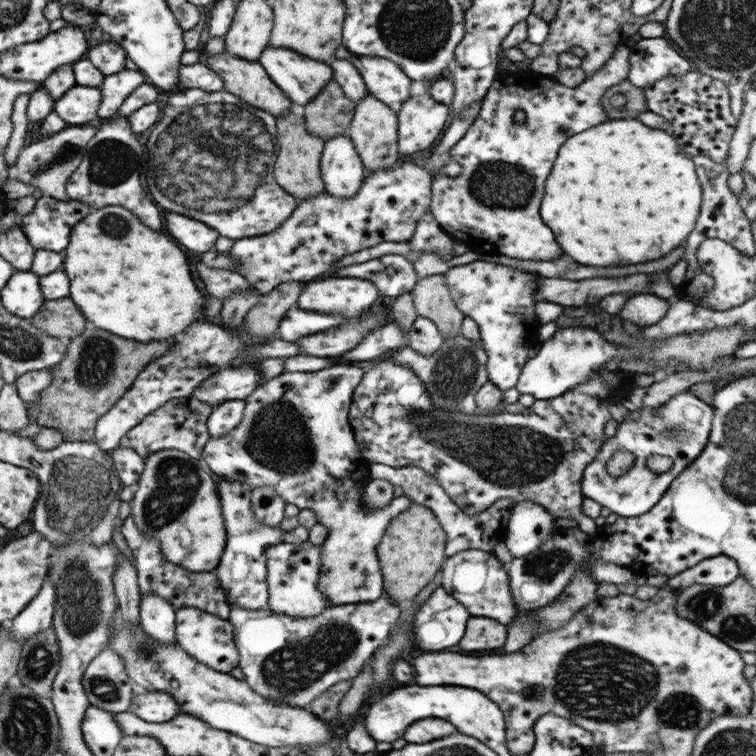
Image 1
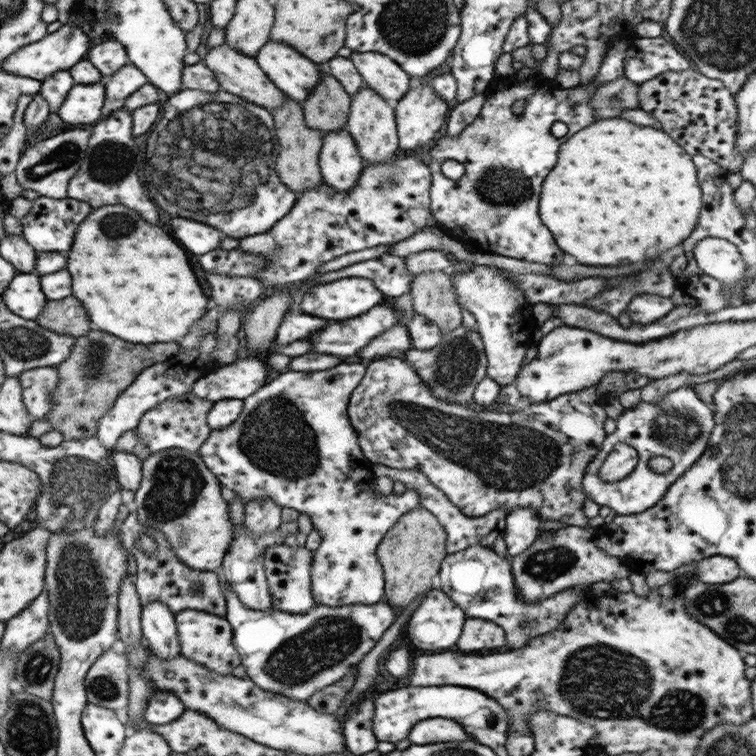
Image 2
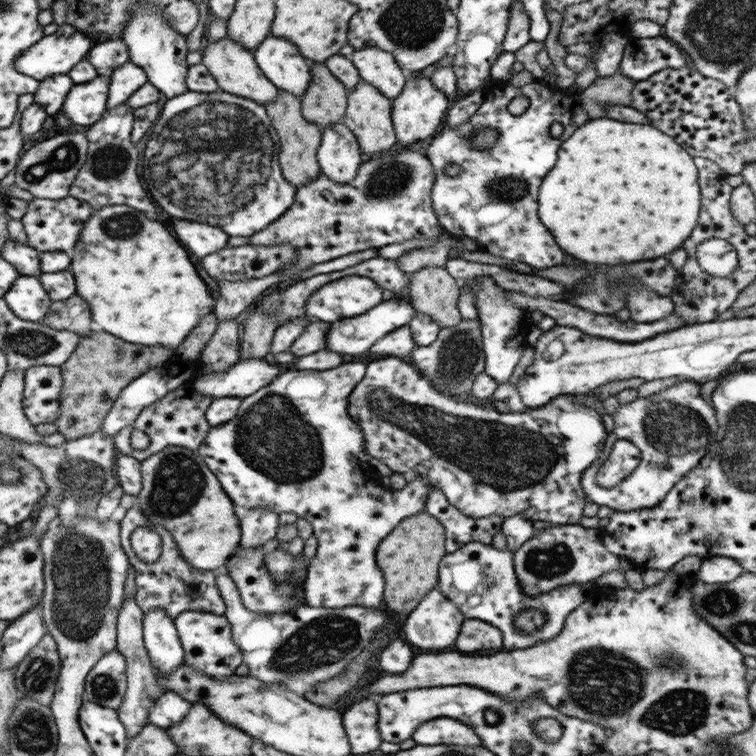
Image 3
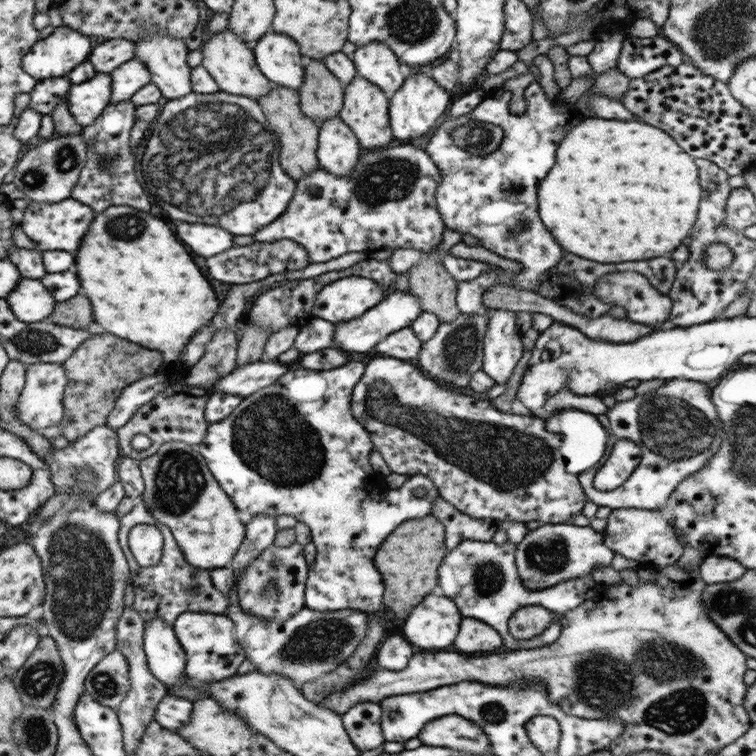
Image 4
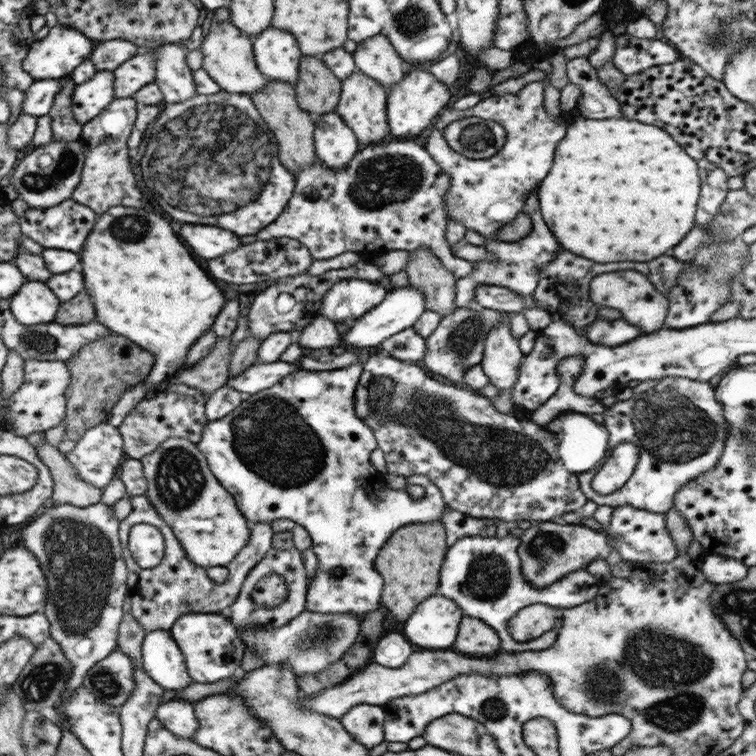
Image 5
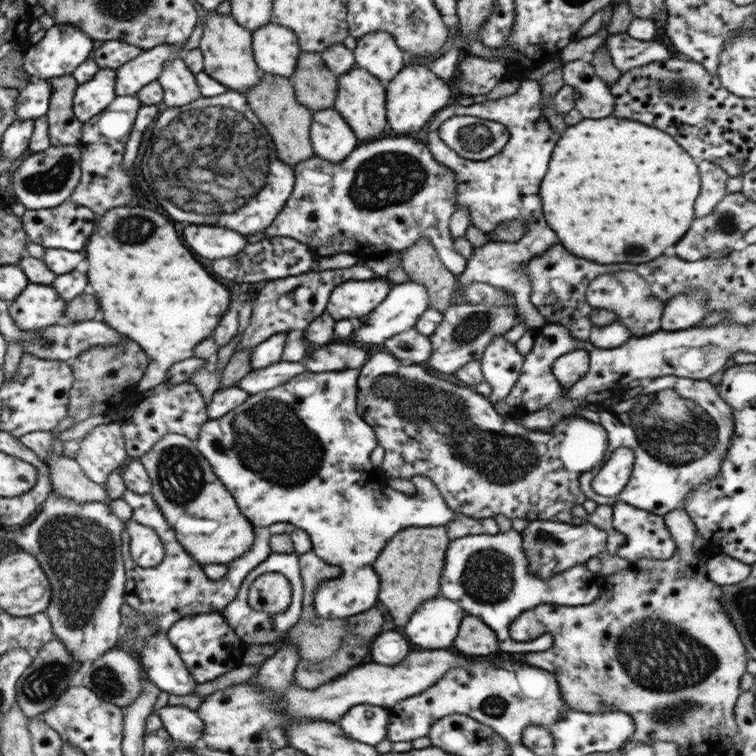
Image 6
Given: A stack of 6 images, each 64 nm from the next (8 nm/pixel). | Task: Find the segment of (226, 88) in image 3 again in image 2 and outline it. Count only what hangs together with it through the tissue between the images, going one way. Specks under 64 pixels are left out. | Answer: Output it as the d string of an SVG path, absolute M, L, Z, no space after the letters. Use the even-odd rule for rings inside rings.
M221 44L221 46L215 46L211 48L205 58L203 58L203 64L213 72L213 78L219 82L221 86L221 92L229 92L233 96L239 96L251 104L257 104L261 108L267 108L267 110L275 110L275 108L281 108L283 102L285 102L285 94L265 76L265 72L259 68L259 64L255 62L255 58L249 58L249 56L243 56L239 54L237 50L229 48L227 44Z

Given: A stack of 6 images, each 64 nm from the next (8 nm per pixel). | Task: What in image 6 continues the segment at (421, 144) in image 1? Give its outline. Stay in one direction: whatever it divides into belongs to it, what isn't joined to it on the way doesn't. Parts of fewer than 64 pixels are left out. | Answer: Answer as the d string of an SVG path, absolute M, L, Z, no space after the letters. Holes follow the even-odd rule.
M411 60L411 64L403 66L387 84L385 84L385 116L387 116L387 128L389 132L405 134L421 130L425 122L429 122L439 110L447 108L449 100L449 84L435 76L427 66L417 60Z

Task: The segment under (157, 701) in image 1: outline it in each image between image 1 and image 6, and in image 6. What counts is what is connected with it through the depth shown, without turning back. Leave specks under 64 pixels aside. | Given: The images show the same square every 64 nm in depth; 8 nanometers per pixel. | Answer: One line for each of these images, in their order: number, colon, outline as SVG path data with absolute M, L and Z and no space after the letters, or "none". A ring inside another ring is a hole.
2: M153 692L149 704L143 714L143 722L147 724L169 724L177 720L185 712L185 704L171 692Z
3: M163 692L163 696L159 696L159 700L153 704L149 712L149 724L167 730L171 724L179 724L189 710L191 704L187 700L183 700L175 692Z
4: M165 696L155 708L153 722L157 722L161 728L169 732L179 732L181 726L187 728L187 724L191 722L191 710L193 702L175 696Z
5: M177 700L175 702L165 702L159 704L155 718L163 724L163 730L167 730L169 734L175 734L175 738L183 738L183 740L193 740L193 734L197 732L197 718L195 718L195 710L189 702L185 700Z
6: M163 706L157 710L157 716L163 722L163 730L169 734L175 748L193 748L201 740L203 720L197 712L183 706Z

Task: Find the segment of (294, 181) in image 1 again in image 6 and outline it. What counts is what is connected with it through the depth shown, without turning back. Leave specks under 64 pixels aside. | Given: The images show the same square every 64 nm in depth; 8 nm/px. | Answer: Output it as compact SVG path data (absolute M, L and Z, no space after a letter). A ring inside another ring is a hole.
M259 70L259 82L255 86L247 88L243 94L245 94L245 100L251 108L251 112L259 118L259 122L269 132L271 142L275 144L277 158L281 162L285 162L293 168L295 164L301 164L303 160L313 156L313 146L309 140L313 112L307 106L297 102L295 90L293 90L293 84L289 78L283 78L277 74L265 74L263 70Z

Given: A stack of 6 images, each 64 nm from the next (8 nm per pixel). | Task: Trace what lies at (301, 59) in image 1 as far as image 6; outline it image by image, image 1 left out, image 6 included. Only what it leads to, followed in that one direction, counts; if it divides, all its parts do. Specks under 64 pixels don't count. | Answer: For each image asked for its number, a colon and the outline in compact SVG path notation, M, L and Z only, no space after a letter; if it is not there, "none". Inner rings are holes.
2: M265 42L255 56L255 62L287 98L299 104L307 100L311 90L325 74L323 64L315 64L313 60L299 56L281 42Z
3: M267 36L259 48L255 48L253 58L259 66L259 70L265 74L269 82L273 82L279 90L291 92L293 96L301 98L307 90L307 84L311 80L309 74L309 60L301 58L293 42L285 38Z
4: M269 30L253 44L253 58L263 76L277 86L299 90L303 84L305 60L299 54L297 42L285 34Z
5: M269 26L251 42L255 64L265 78L287 82L291 86L297 82L301 52L293 34Z
6: M269 22L257 28L251 40L253 58L259 70L263 70L265 74L291 78L291 74L295 72L297 56L301 54L295 32Z

